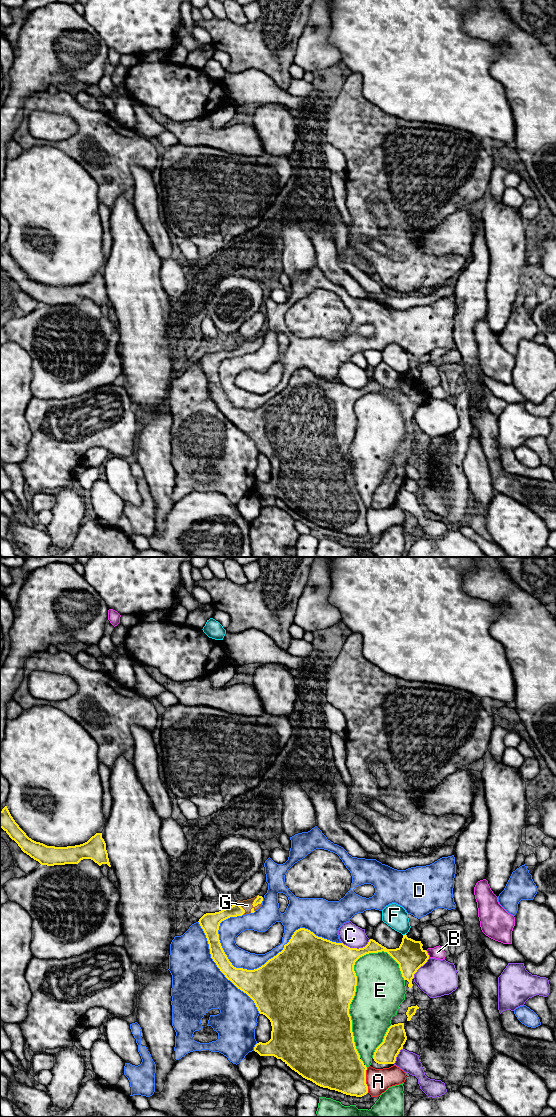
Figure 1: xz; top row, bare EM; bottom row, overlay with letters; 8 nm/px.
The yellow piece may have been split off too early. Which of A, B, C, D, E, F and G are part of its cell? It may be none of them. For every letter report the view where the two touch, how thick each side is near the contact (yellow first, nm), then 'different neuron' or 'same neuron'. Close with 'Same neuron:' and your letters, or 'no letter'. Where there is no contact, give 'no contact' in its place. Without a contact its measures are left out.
A: meets yellow in xz; 380 nm thick on the yellow side, 190 nm on the other; different neuron
B: meets yellow in xz; 240 nm thick on the yellow side, 100 nm on the other; different neuron
C: meets yellow in xz; 380 nm thick on the yellow side, 180 nm on the other; different neuron
D: meets yellow in xz; 500 nm thick on the yellow side, 140 nm on the other; different neuron
E: meets yellow in xz; 500 nm thick on the yellow side, 400 nm on the other; different neuron
F: meets yellow in xz; 240 nm thick on the yellow side, 190 nm on the other; different neuron
G: meets yellow in xz; 60 nm thick on the yellow side, 80 nm on the other; same neuron
Same neuron: G

